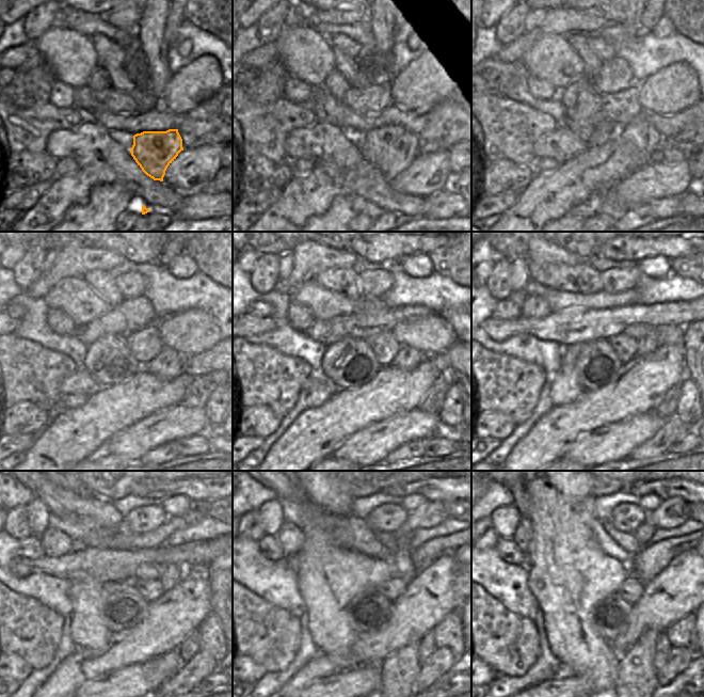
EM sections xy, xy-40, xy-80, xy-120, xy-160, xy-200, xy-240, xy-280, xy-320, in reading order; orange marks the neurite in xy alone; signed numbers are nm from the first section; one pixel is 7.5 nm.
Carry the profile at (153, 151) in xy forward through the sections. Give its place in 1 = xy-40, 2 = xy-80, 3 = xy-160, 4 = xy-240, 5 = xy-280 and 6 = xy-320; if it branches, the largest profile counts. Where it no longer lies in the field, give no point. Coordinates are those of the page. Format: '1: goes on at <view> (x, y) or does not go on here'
1: goes on at xy-40 (392, 148)
2: goes on at xy-80 (639, 131)
3: goes on at xy-160 (406, 358)
4: goes on at xy-240 (171, 574)
5: goes on at xy-280 (400, 557)
6: goes on at xy-320 (644, 532)

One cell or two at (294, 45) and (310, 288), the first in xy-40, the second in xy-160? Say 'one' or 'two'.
one

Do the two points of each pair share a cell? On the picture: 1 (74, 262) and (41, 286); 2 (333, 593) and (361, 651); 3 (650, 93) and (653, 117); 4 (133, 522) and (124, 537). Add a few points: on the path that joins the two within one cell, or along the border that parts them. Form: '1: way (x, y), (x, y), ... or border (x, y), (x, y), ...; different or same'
1: way (65, 266), (49, 279); same
2: border (357, 635), (347, 654), (334, 653); different
3: border (641, 109), (657, 113), (677, 112); different
4: border (154, 529), (146, 532), (125, 531); different

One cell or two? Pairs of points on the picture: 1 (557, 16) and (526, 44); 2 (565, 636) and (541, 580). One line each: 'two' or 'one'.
1: one
2: one

